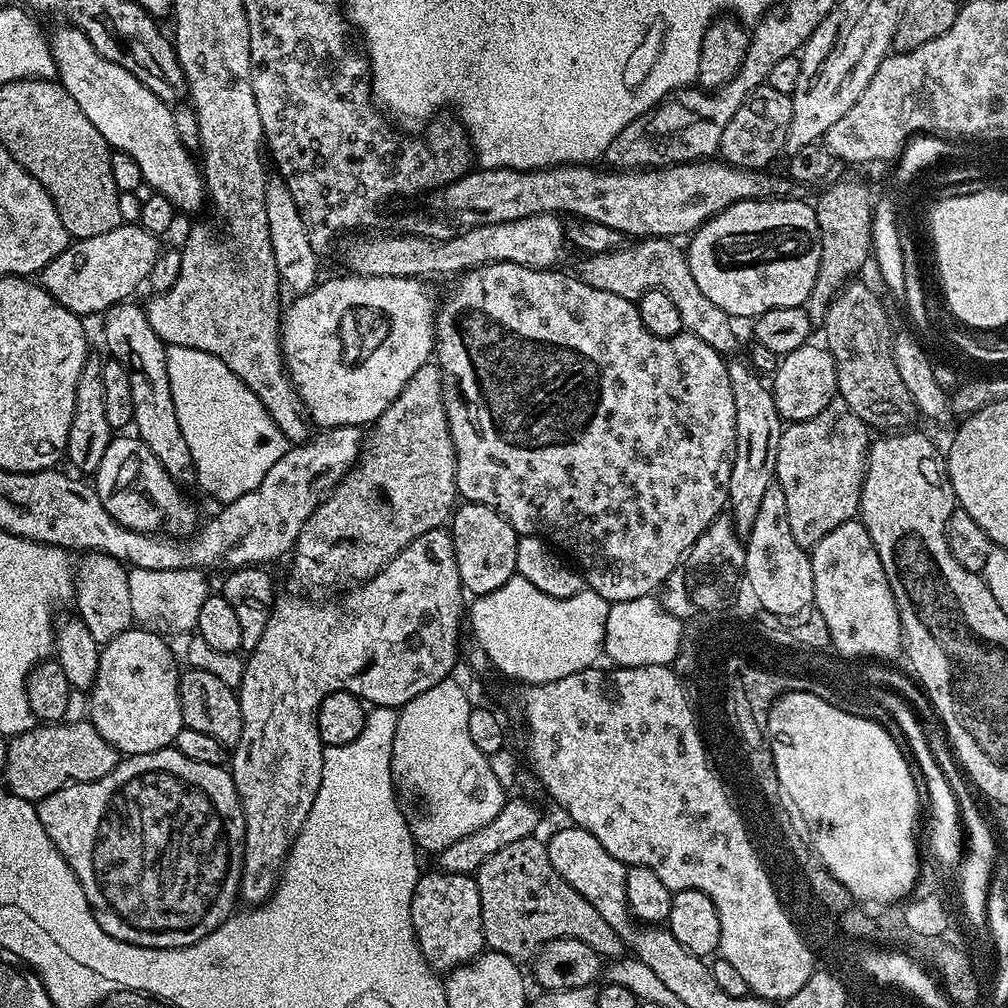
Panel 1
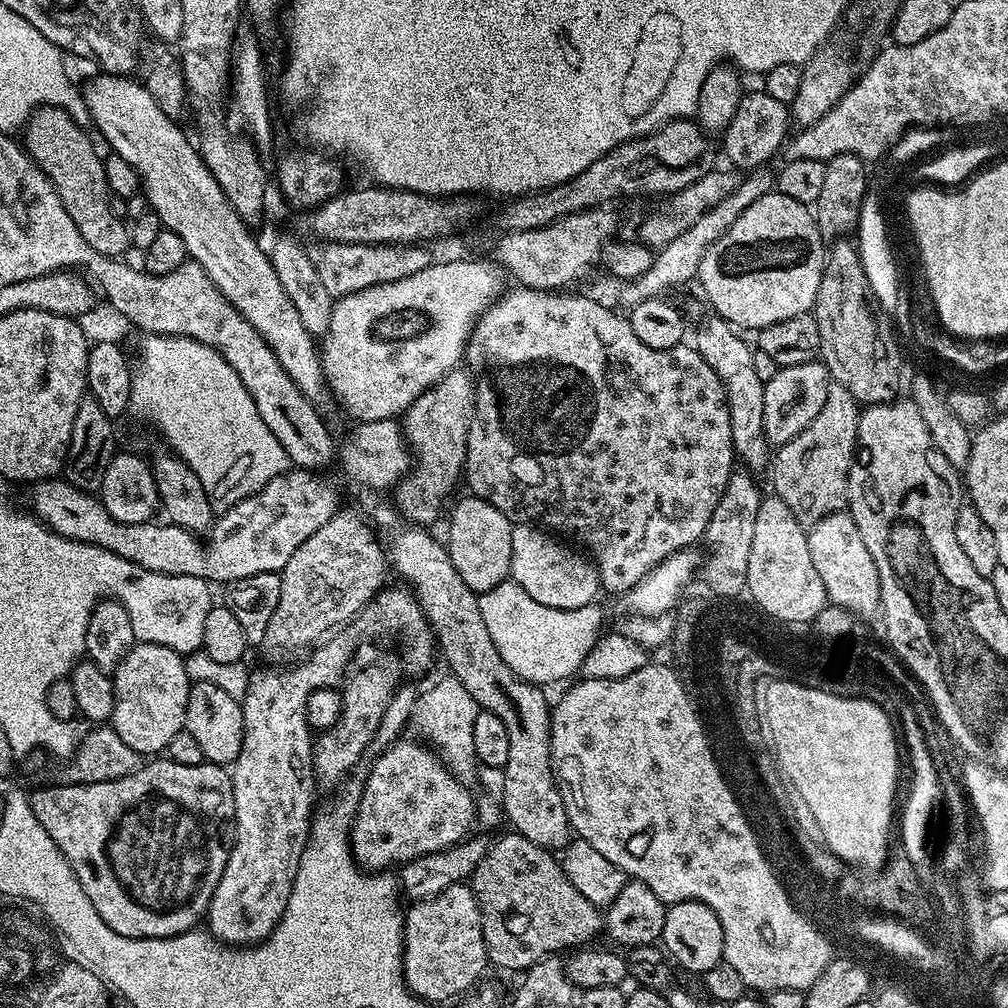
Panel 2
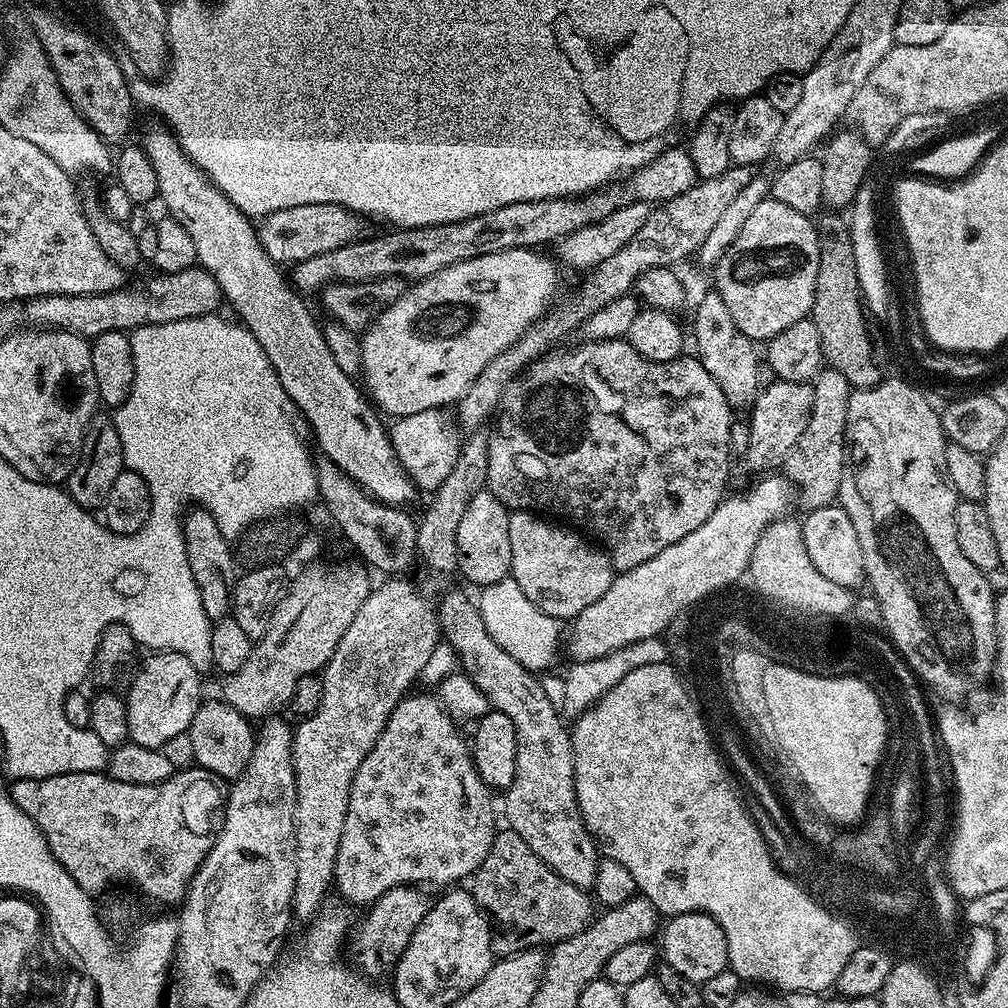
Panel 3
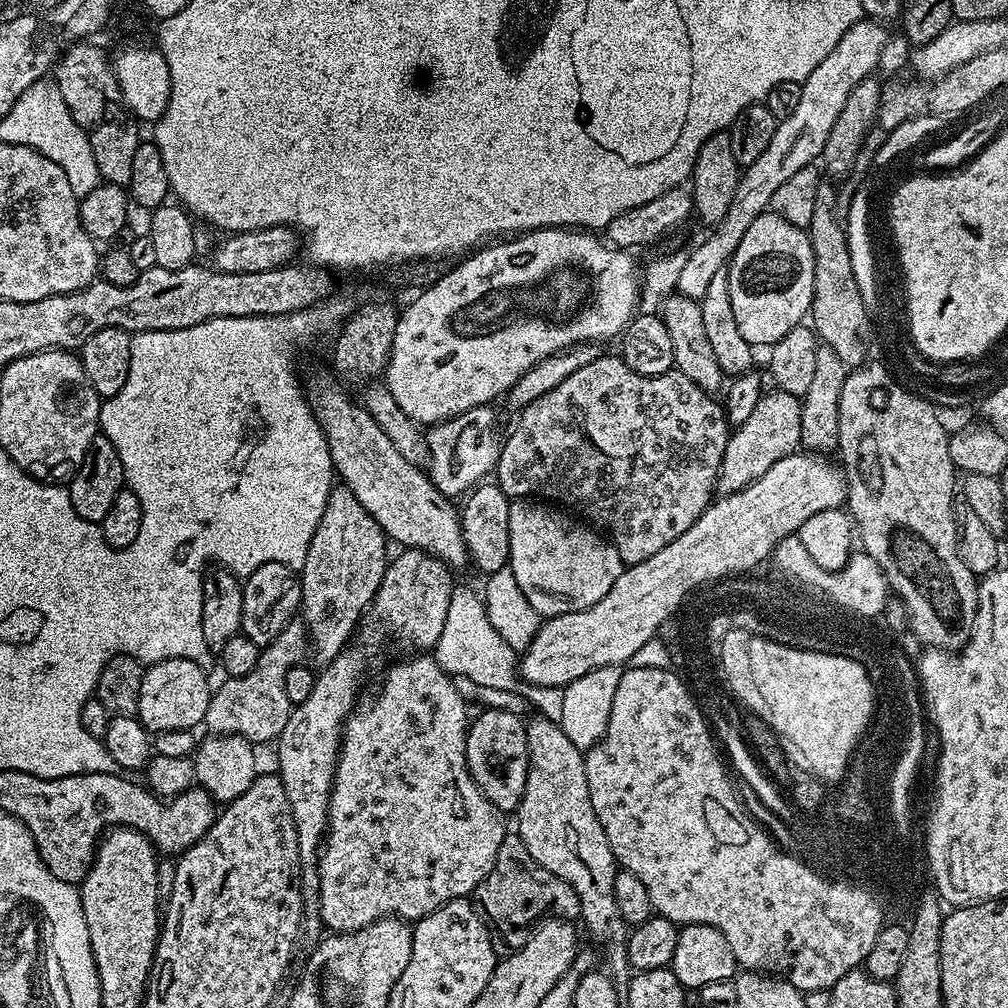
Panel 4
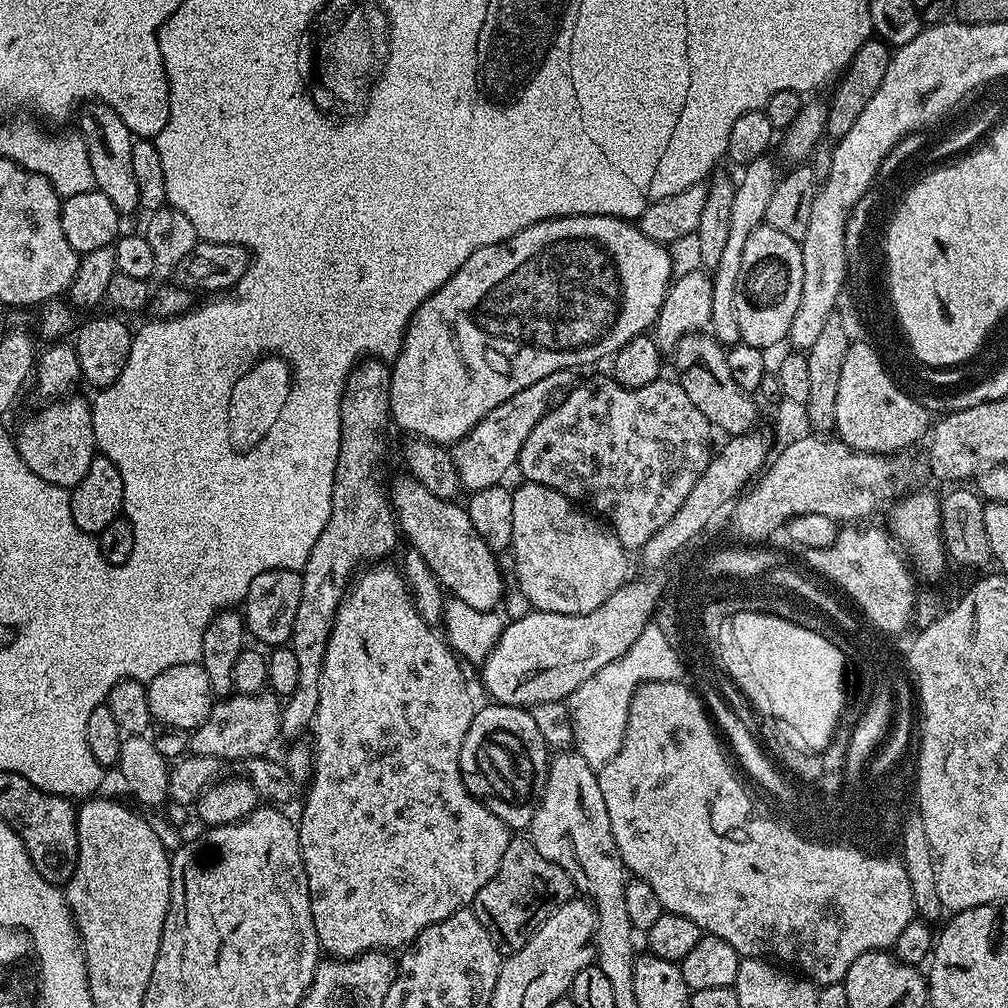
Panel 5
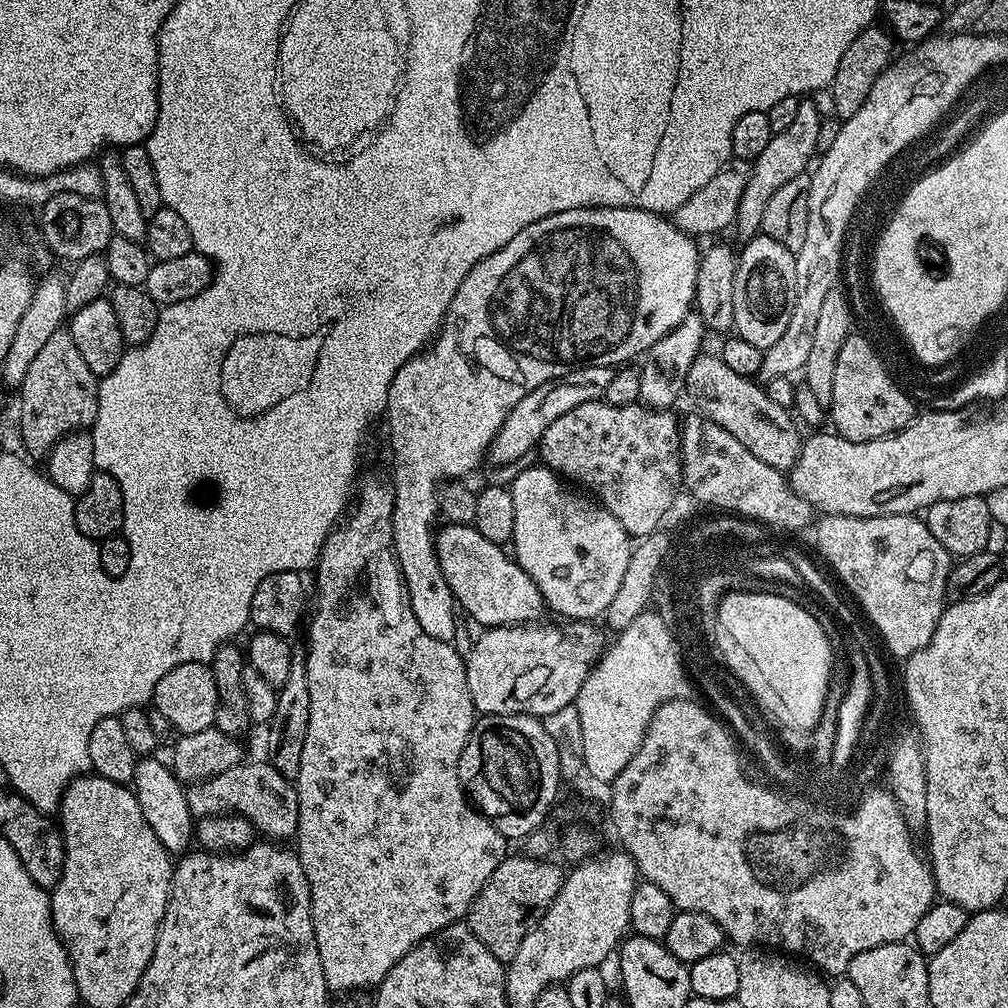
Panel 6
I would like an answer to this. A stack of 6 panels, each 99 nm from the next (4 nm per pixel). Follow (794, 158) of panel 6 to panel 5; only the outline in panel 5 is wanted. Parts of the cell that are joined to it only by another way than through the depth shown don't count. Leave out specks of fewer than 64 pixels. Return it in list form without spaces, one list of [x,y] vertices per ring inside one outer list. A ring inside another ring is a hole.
[[[760,156],[754,162],[743,165],[742,172],[744,177],[739,177],[736,193],[734,194],[734,203],[730,210],[730,231],[726,247],[722,253],[722,259],[718,262],[718,266],[711,273],[712,281],[712,301],[710,302],[710,322],[708,328],[710,335],[722,345],[731,346],[741,343],[740,331],[738,330],[738,313],[734,310],[734,294],[738,290],[738,274],[742,270],[742,253],[746,250],[746,238],[750,238],[750,234],[754,234],[754,230],[758,230],[766,218],[766,205],[770,203],[770,194],[774,194],[776,182],[780,179],[781,169],[776,169],[776,164],[772,158],[768,156]]]

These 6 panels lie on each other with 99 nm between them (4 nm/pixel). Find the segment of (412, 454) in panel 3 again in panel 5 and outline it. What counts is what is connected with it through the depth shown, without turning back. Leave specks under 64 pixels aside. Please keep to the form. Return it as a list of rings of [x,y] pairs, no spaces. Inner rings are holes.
[[[572,370],[546,374],[546,378],[534,382],[534,386],[526,386],[526,390],[518,390],[514,398],[506,398],[502,406],[494,406],[494,410],[490,410],[490,414],[486,414],[478,426],[451,445],[452,462],[458,472],[461,489],[473,493],[501,483],[505,479],[503,476],[511,468],[513,471],[517,467],[522,446],[526,438],[530,438],[530,430],[534,430],[540,419],[551,408],[557,408],[568,393],[577,387],[576,376],[577,373]]]

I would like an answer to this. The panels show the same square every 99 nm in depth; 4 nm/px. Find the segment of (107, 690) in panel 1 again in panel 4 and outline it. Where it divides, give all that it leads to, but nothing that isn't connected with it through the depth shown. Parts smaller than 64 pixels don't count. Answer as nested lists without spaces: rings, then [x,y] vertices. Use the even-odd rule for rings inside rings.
[[[163,660],[149,664],[144,669],[142,694],[138,694],[136,716],[143,728],[149,733],[166,730],[196,730],[203,725],[204,715],[212,697],[213,689],[208,688],[208,676],[201,665],[194,660]]]

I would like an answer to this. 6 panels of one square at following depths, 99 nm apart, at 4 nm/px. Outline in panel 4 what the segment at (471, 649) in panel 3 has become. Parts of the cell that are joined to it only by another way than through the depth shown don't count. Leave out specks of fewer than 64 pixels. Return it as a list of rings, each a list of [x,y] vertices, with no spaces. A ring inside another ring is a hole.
[[[537,715],[536,720],[528,720],[528,777],[526,790],[522,794],[522,802],[514,813],[515,831],[520,841],[530,850],[530,858],[538,862],[550,874],[562,878],[578,894],[580,903],[579,919],[584,920],[588,932],[604,947],[604,960],[607,971],[617,985],[627,985],[630,979],[628,967],[628,937],[630,925],[622,918],[618,908],[618,898],[614,898],[614,878],[618,871],[616,855],[610,850],[610,842],[606,838],[606,830],[602,830],[602,822],[598,822],[598,814],[594,814],[594,802],[590,802],[590,786],[586,780],[584,769],[584,752],[566,738],[559,723],[548,721],[546,717]]]

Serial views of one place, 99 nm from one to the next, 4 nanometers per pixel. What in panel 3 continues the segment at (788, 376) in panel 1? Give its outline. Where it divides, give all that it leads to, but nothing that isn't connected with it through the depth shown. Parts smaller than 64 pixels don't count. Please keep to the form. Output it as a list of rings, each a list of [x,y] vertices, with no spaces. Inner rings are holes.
[[[777,379],[772,386],[760,390],[750,409],[752,420],[747,421],[746,463],[753,473],[768,474],[783,465],[790,450],[794,450],[794,442],[802,438],[802,430],[806,430],[806,422],[810,422],[810,410],[814,410],[812,384]]]

